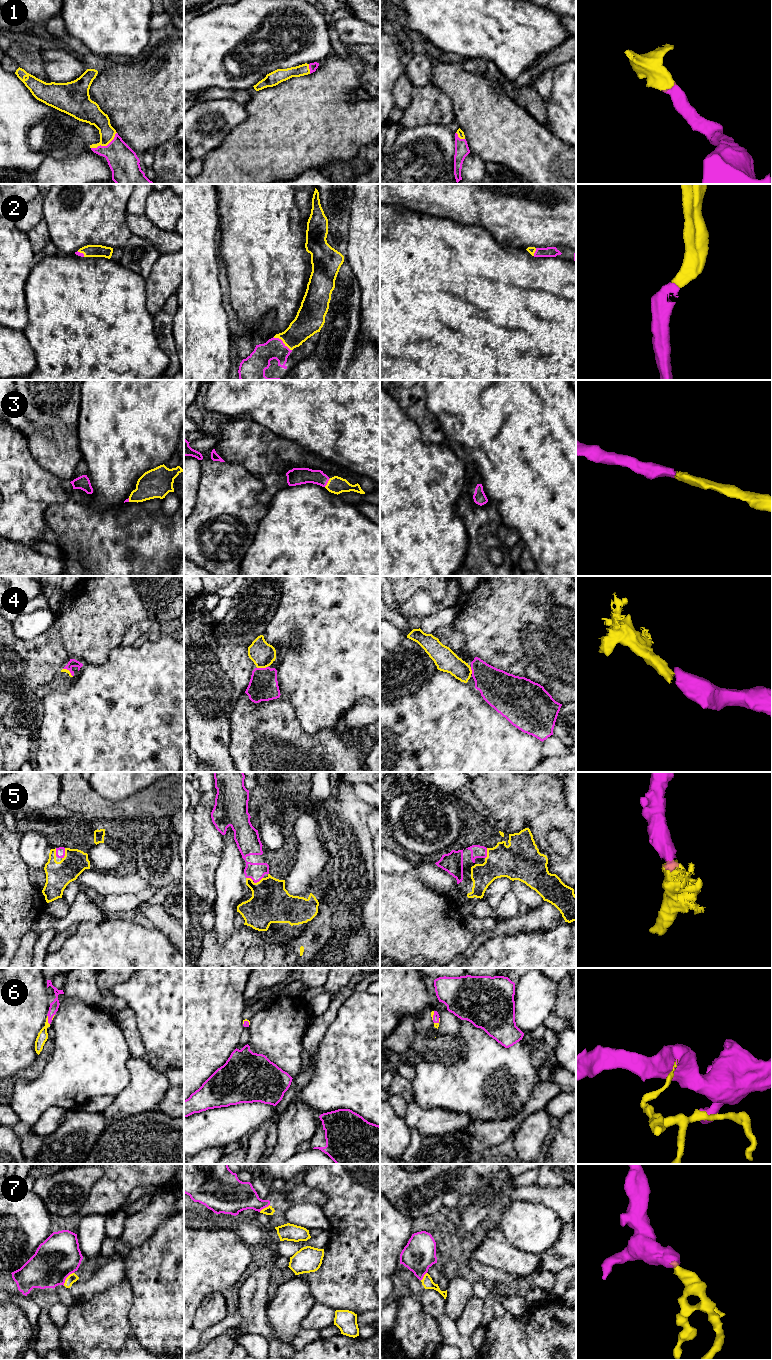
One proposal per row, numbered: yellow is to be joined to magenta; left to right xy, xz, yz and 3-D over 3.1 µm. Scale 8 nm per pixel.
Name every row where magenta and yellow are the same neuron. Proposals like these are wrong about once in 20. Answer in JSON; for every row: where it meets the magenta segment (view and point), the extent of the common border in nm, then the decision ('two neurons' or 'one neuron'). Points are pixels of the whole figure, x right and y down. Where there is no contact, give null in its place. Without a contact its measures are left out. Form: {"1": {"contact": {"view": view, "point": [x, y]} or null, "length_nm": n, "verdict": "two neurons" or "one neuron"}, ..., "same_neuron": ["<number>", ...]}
{"1": {"contact": {"view": "xy", "point": [105, 146]}, "length_nm": 240, "verdict": "one neuron"}, "2": {"contact": {"view": "xz", "point": [282, 341]}, "length_nm": 190, "verdict": "one neuron"}, "3": {"contact": {"view": "xz", "point": [327, 482]}, "length_nm": 90, "verdict": "one neuron"}, "4": {"contact": {"view": "xz", "point": [262, 668]}, "length_nm": 90, "verdict": "one neuron"}, "5": {"contact": {"view": "xy", "point": [64, 853]}, "length_nm": 90, "verdict": "one neuron"}, "6": {"contact": {"view": "xy", "point": [48, 1020]}, "length_nm": 80, "verdict": "one neuron"}, "7": {"contact": {"view": "xy", "point": [66, 1277]}, "length_nm": 140, "verdict": "one neuron"}, "same_neuron": ["1", "2", "3", "4", "5", "6", "7"]}

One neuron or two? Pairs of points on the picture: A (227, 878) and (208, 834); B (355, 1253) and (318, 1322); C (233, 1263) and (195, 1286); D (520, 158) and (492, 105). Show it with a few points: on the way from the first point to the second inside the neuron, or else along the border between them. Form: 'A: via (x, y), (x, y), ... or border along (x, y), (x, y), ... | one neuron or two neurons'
A: border along (223, 838), (223, 853), (215, 873), (214, 884) | two neurons
B: border along (316, 1302), (328, 1305), (335, 1310) | two neurons
C: via (224, 1263), (218, 1263), (204, 1277) | one neuron
D: via (518, 145), (492, 118) | one neuron

